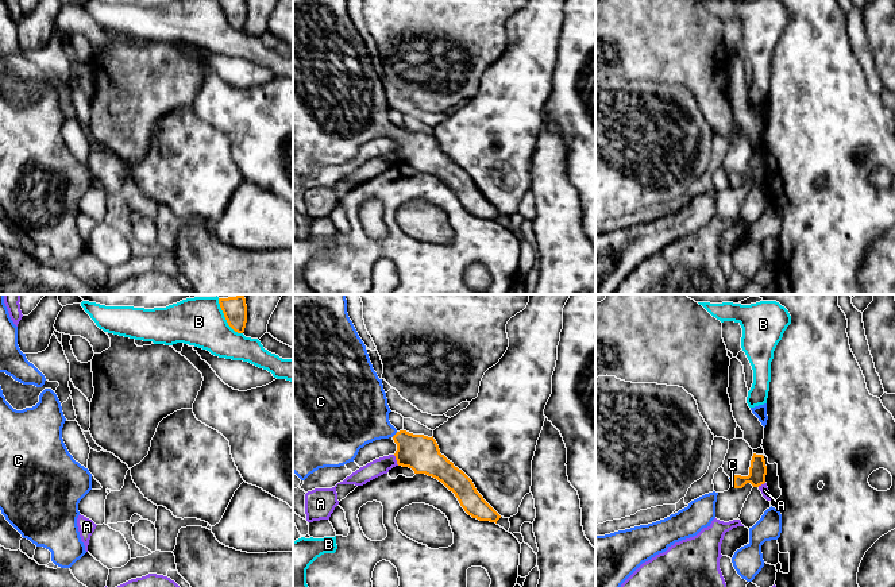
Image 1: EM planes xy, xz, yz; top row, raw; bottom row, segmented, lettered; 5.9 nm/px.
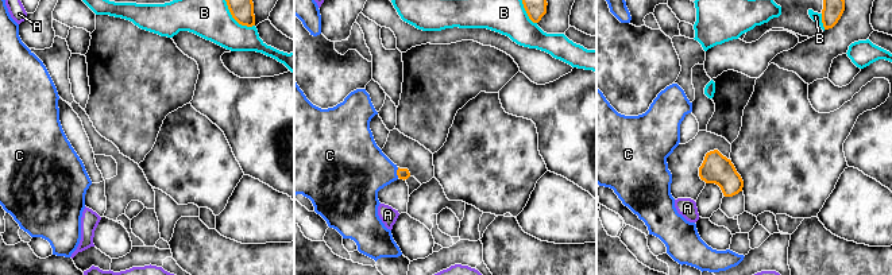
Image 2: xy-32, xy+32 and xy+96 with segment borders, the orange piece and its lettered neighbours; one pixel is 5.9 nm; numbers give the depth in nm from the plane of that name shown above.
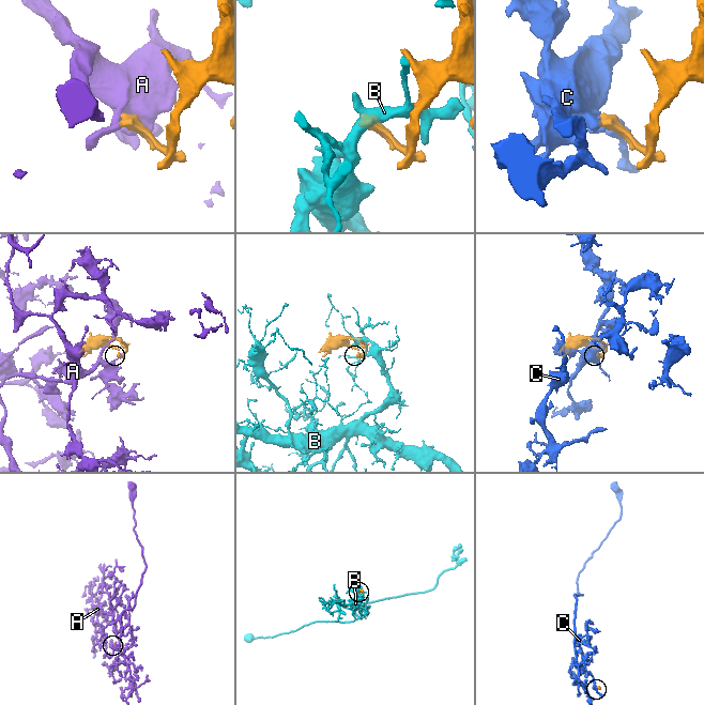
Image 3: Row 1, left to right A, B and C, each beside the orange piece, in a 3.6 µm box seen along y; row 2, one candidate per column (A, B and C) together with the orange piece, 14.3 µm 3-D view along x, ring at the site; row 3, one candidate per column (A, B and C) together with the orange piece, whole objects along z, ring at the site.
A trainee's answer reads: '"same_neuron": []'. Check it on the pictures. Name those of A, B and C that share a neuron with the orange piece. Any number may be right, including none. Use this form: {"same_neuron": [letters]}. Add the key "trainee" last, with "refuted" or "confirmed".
{"same_neuron": ["C"], "trainee": "refuted"}

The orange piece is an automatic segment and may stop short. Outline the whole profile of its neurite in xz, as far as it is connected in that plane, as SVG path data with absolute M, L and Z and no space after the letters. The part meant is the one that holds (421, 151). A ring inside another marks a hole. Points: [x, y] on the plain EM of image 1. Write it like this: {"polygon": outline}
{"polygon": "M293 0L293 170L305 178L319 166L354 159L366 142L391 135L397 142L394 154L398 163L437 177L455 192L468 213L497 221L501 213L477 189L472 178L440 151L433 134L398 130L389 119L390 109L382 77L374 69L366 43L348 15L347 0Z"}

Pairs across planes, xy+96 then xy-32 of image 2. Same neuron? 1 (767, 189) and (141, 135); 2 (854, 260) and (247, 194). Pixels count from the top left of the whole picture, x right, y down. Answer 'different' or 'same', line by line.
1: different
2: different

